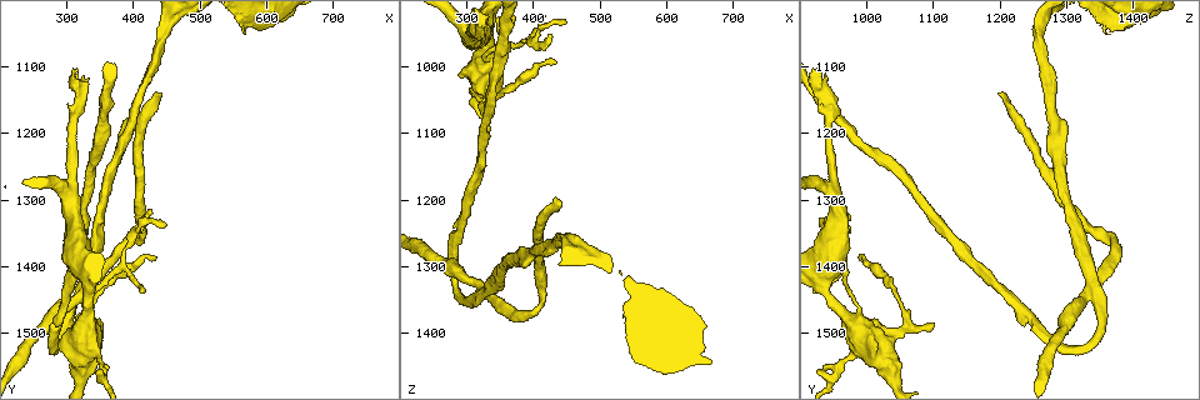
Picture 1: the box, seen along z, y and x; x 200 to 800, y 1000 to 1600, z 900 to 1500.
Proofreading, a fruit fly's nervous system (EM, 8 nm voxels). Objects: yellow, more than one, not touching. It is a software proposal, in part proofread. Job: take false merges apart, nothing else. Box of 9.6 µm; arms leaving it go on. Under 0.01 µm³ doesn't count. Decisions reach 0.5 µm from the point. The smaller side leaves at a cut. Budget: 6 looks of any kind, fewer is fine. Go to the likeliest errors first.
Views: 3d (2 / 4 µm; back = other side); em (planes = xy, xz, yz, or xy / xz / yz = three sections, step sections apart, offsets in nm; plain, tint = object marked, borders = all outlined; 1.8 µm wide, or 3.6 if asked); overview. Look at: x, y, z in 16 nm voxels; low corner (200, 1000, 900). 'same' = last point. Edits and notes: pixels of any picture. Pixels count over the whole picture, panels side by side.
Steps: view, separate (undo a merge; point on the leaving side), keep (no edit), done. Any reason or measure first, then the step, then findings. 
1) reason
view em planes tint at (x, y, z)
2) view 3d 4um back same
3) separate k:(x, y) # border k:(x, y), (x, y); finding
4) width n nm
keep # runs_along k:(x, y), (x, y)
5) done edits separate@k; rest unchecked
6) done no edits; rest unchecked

sharp bend
view 3d 4um back at (320, 1445, 1330)

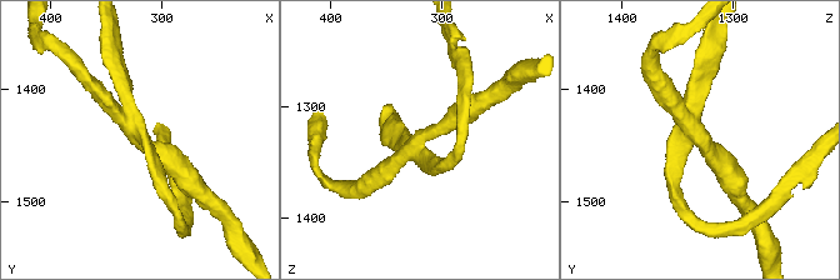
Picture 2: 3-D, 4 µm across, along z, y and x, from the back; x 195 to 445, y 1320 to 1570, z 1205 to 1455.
now the EM
view em 3.6um planes tint at (322, 1444, 1330)

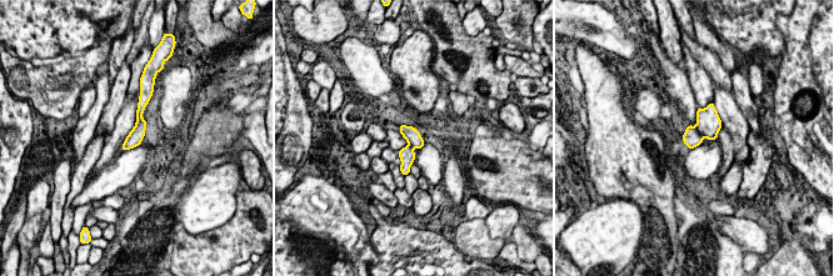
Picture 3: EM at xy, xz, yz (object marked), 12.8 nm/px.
width 200 nm
separate 3:(692, 138) # a second neuron is stuck on

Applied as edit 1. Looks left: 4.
abrupt turn
view 3d 4um at (330, 1515, 1015)

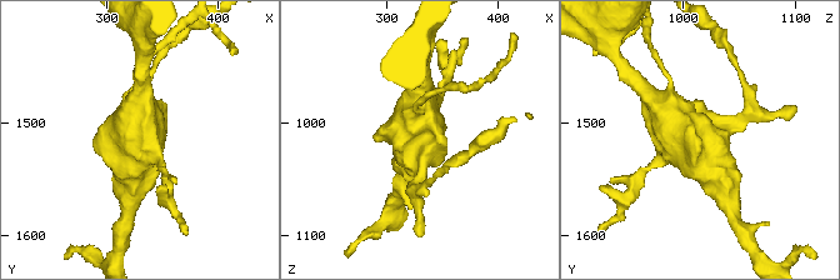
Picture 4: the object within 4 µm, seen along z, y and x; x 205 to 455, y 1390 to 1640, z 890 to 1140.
view em 3.6um planes tint at (330, 1516, 1020)

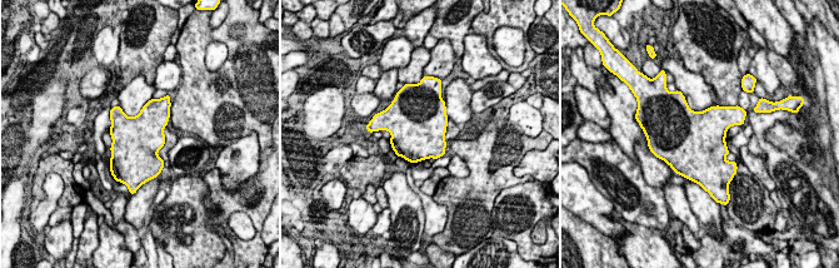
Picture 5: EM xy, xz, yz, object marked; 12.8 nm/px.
keep # all the same neuron

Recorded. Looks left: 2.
done edits separate@3; rest unchecked

